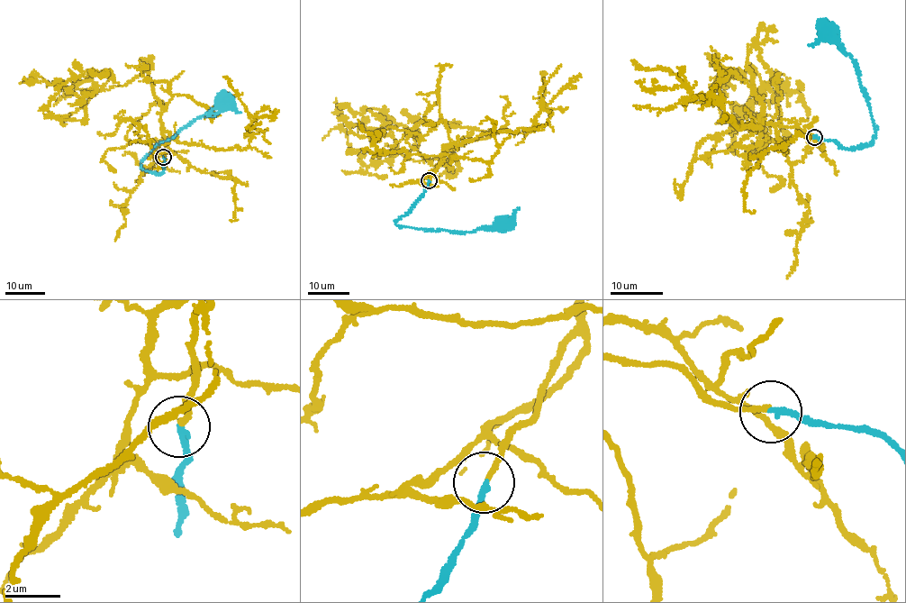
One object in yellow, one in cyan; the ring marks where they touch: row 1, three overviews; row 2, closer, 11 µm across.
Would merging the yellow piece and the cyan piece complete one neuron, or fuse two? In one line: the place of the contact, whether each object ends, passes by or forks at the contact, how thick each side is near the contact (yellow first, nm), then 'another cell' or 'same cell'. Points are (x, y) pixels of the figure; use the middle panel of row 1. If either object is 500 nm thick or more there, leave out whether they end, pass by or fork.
at (429, 180); yellow ends there; cyan ends there; 180 nm thick on the yellow side, 240 nm on the other; same cell

